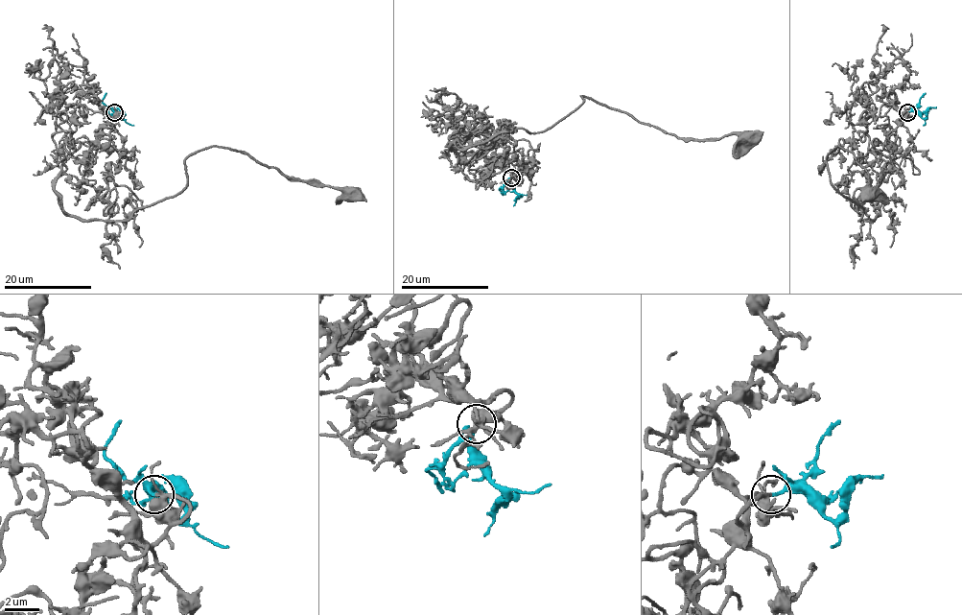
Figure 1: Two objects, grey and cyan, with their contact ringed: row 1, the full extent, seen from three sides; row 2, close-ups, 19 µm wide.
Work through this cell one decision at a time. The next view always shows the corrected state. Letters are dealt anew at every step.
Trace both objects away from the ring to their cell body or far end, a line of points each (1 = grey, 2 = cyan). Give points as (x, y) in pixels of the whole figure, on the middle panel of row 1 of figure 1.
1: (511, 177), (452, 144), (541, 132), (581, 95), (683, 138), (750, 138)
2: (511, 177), (510, 186), (519, 198), (513, 206)

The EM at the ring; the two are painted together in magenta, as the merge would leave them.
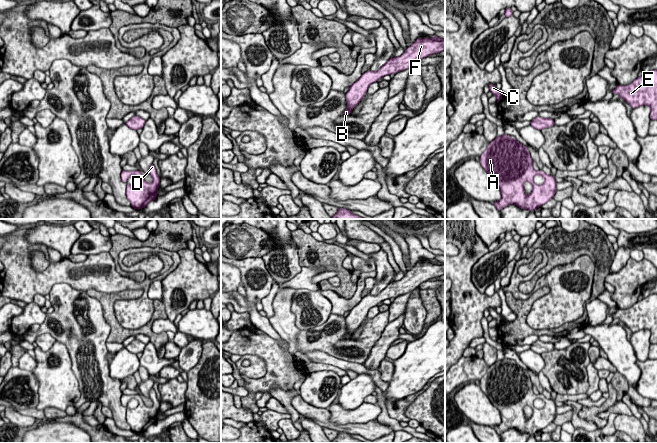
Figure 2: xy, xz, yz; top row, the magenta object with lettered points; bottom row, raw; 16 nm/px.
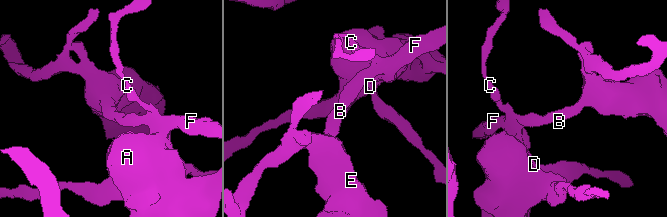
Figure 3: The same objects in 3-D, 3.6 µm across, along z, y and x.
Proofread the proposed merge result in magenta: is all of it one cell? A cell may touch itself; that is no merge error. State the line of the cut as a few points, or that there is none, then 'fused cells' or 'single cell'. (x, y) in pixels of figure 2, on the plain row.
no cut | single cell

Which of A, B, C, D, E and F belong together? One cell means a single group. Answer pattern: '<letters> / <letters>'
A B C D E F

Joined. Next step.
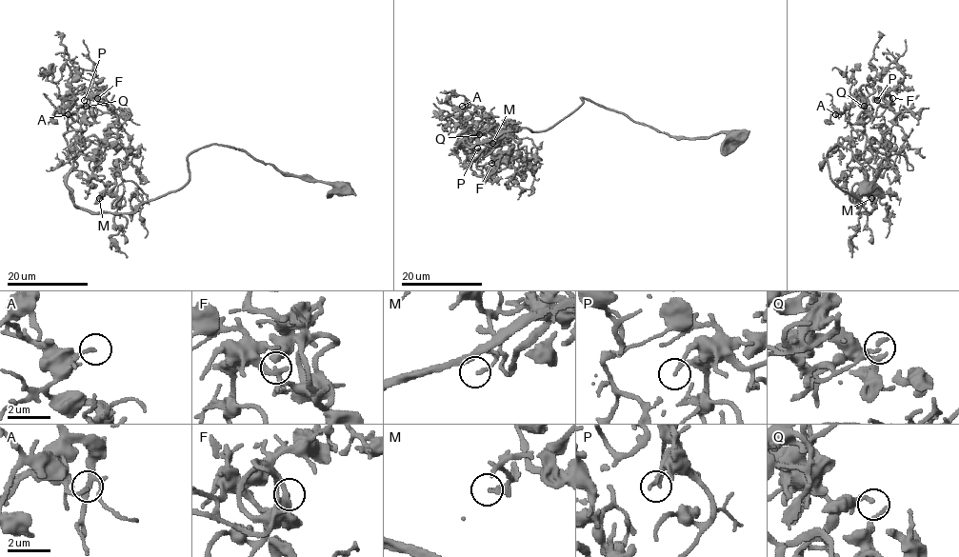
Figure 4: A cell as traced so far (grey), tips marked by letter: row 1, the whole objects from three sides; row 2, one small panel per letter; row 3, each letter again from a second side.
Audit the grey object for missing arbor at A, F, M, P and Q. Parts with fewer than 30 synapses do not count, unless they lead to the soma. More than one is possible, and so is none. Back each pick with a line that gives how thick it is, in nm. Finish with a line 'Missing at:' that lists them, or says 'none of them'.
Missing at: none of them

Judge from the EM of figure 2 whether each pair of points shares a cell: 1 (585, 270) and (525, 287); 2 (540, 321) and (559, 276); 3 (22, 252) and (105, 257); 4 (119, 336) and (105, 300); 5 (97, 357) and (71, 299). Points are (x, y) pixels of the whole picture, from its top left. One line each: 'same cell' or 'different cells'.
1: different cells
2: same cell
3: same cell
4: same cell
5: same cell

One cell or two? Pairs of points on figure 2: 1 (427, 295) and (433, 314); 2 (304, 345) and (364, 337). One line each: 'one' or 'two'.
1: one
2: one

